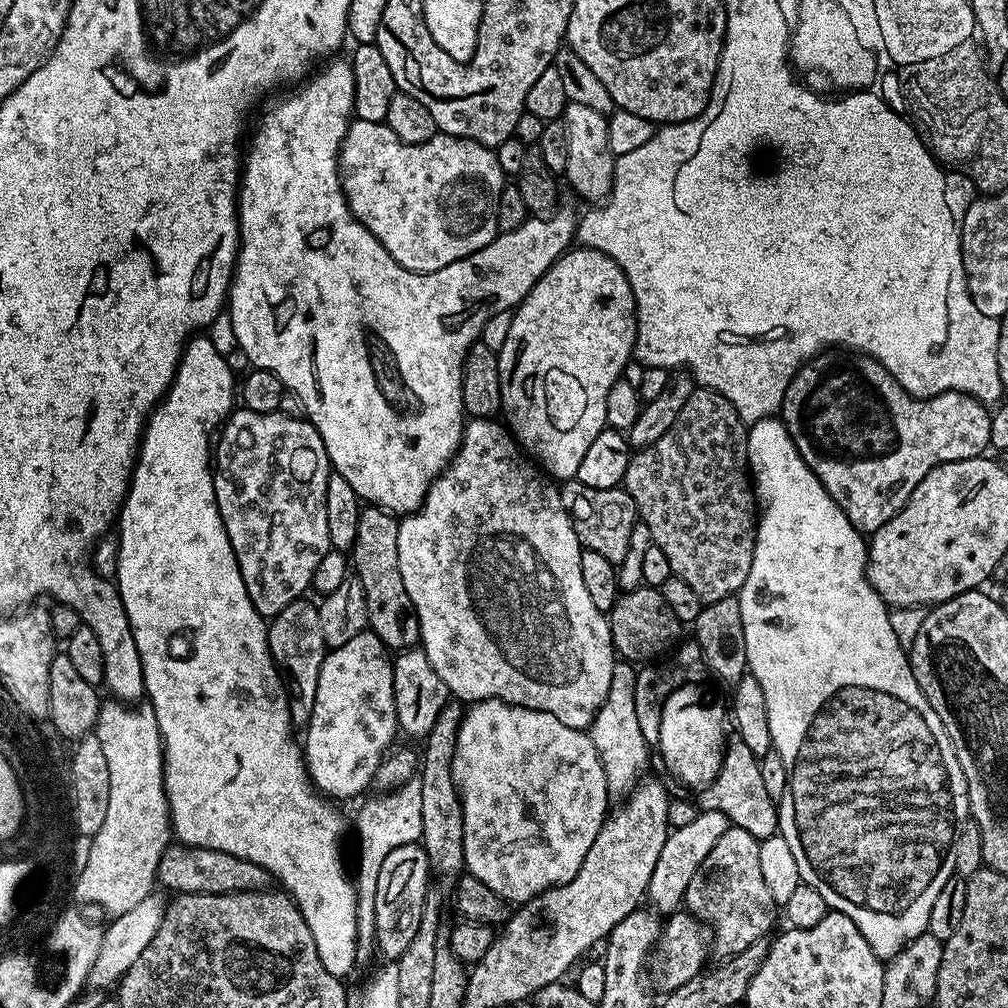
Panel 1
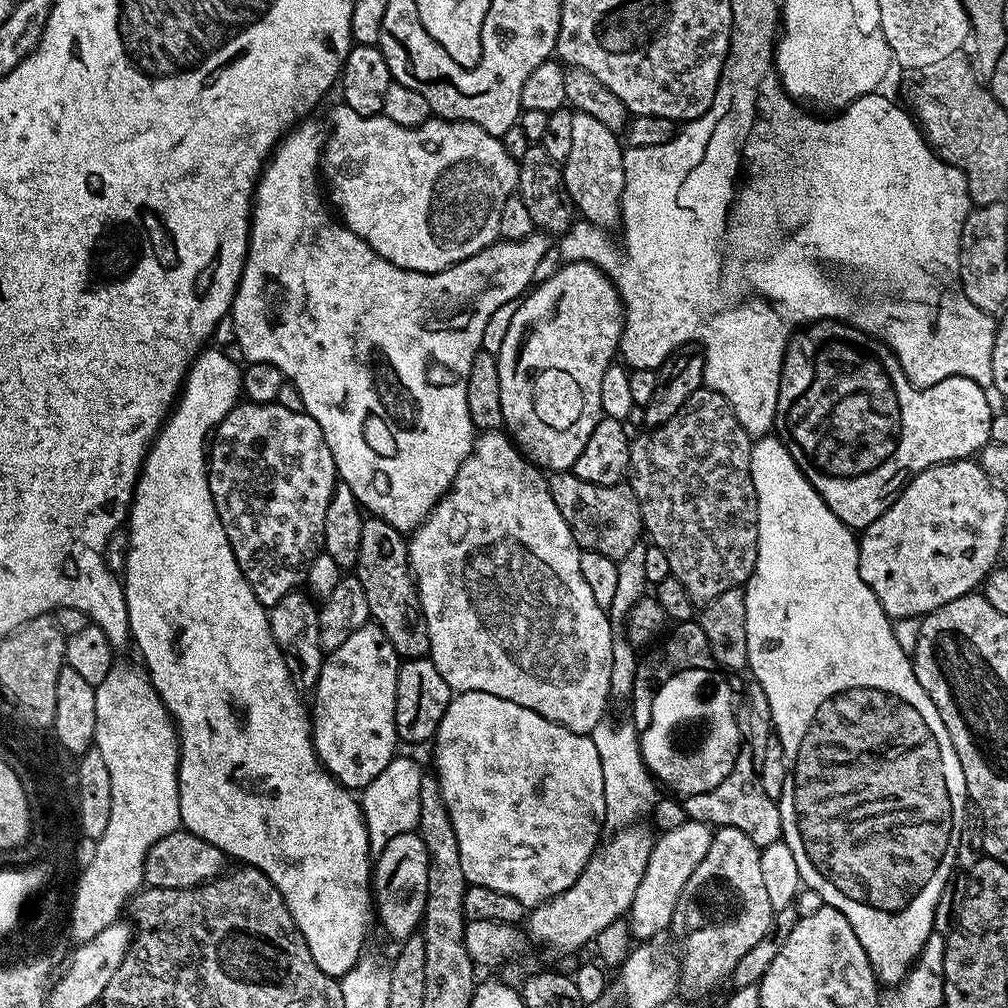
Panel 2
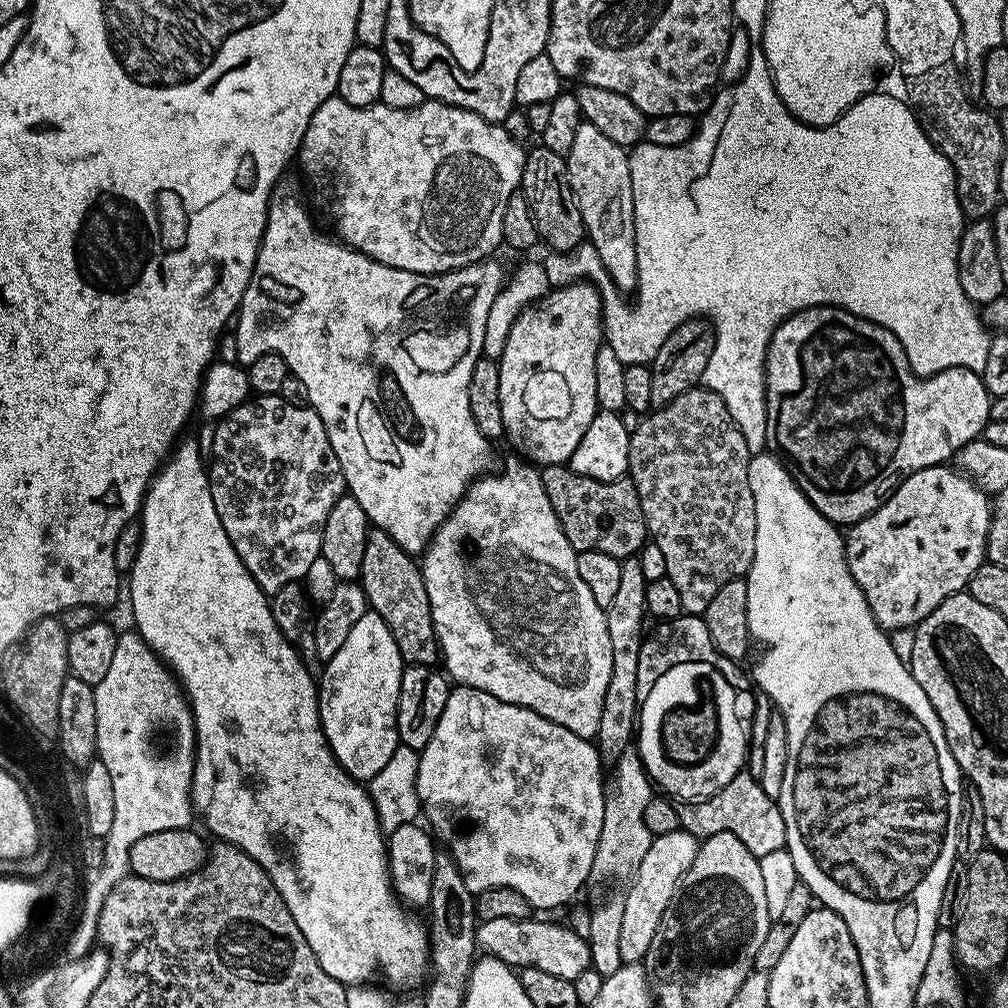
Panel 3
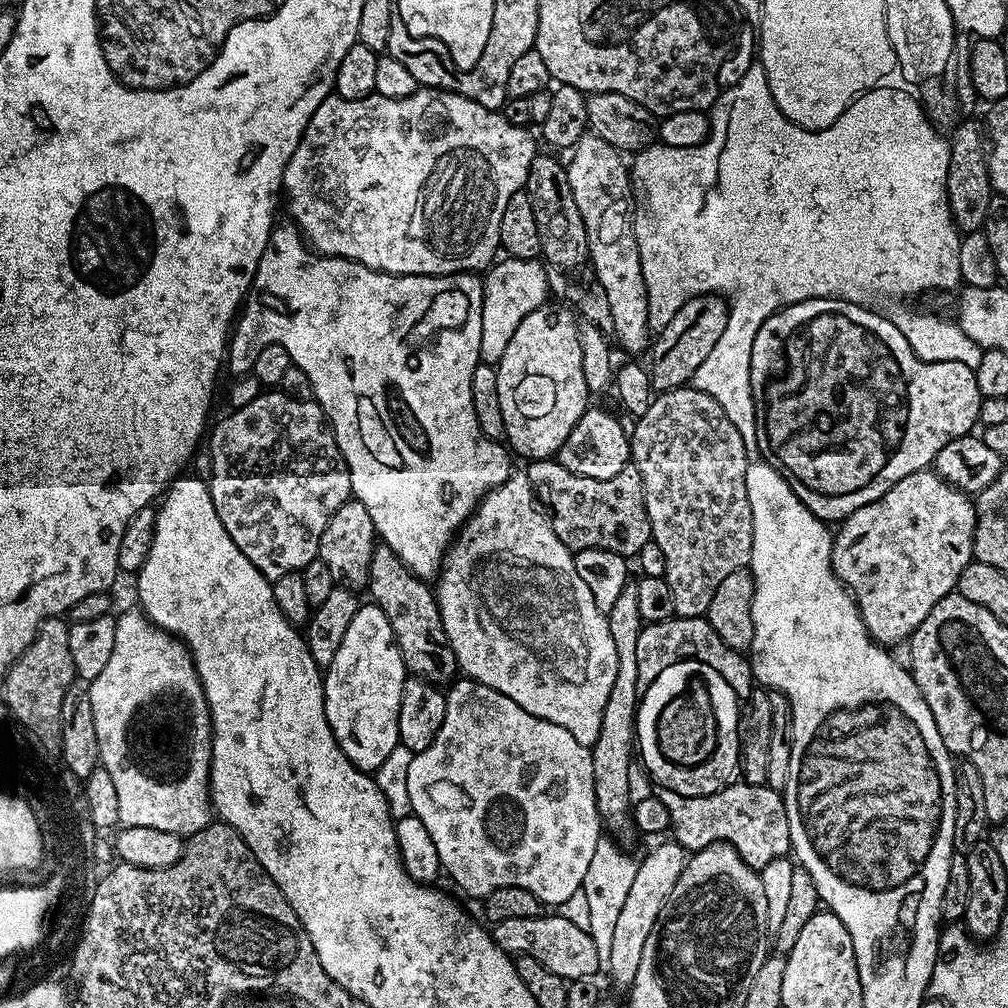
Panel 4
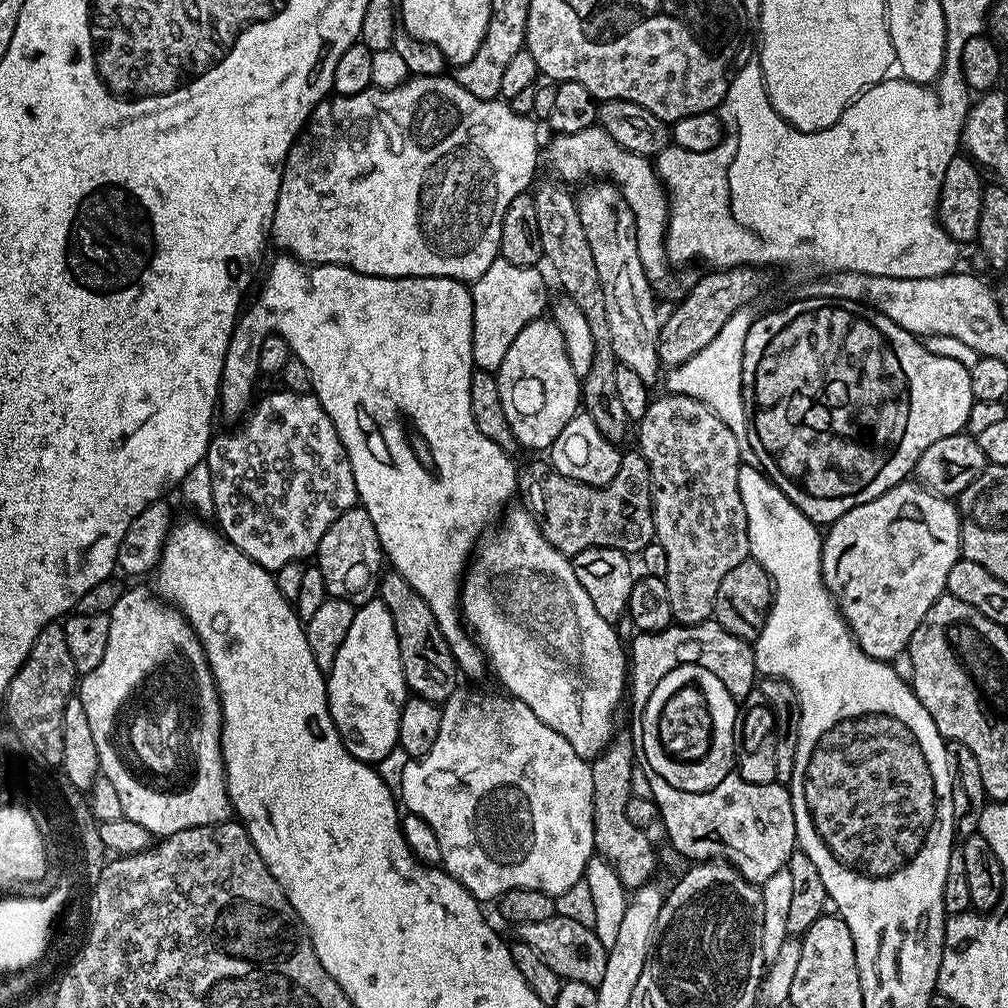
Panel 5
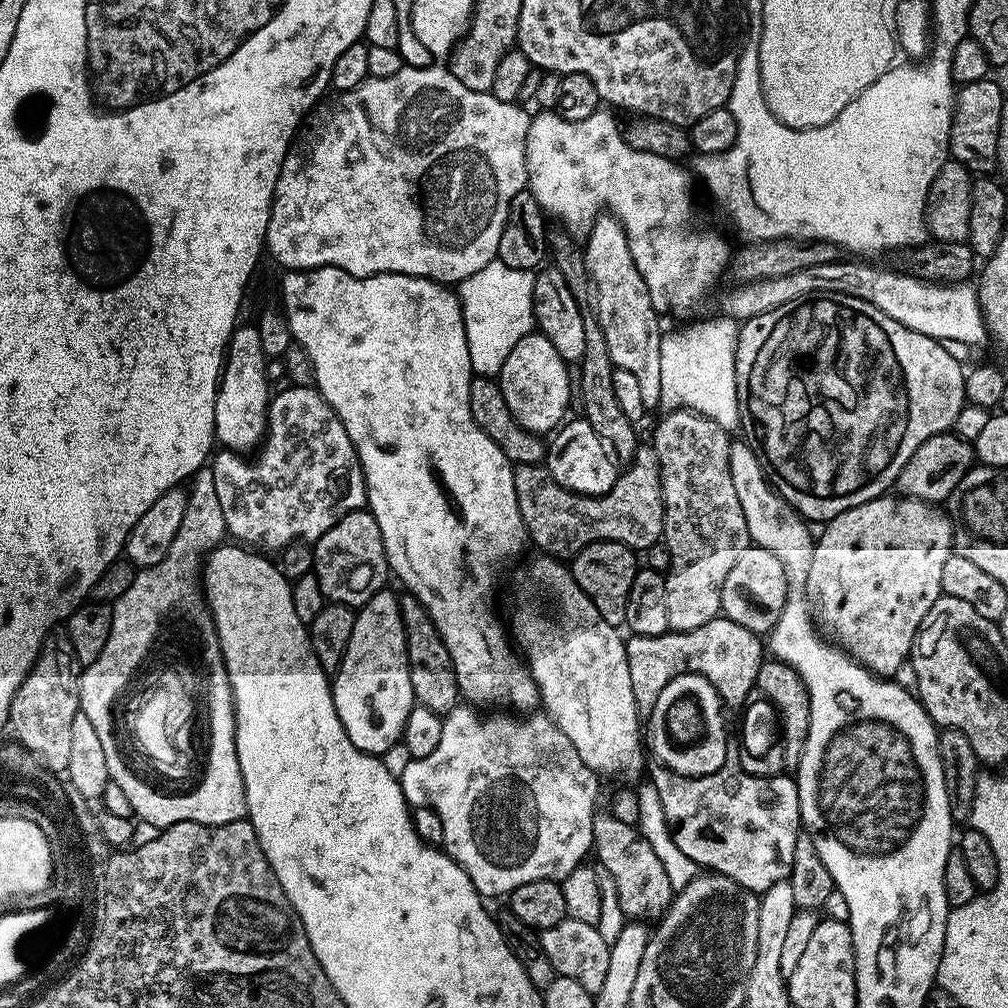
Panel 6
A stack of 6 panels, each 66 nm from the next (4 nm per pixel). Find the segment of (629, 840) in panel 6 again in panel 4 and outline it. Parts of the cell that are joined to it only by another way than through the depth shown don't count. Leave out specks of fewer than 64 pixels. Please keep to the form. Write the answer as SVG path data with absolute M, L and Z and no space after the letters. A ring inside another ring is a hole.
M629 582L618 594L614 610L606 613L610 626L610 638L614 638L614 651L618 653L618 674L610 698L606 698L606 710L602 710L602 727L598 738L590 746L594 766L594 798L598 806L601 825L609 833L631 831L633 827L633 803L630 794L630 766L634 762L636 742L636 712L639 710L642 690L638 686L638 634L643 630L644 619L638 614L638 590Z

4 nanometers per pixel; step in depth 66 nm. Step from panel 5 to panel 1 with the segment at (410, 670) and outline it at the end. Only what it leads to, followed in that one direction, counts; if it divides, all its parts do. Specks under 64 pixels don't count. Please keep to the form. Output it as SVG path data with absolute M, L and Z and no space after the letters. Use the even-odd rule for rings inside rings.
M364 506L358 518L358 535L350 550L350 560L354 565L354 576L362 582L366 594L366 614L368 628L389 650L415 648L420 644L420 623L406 594L402 582L402 570L398 570L398 530L400 520L387 508Z

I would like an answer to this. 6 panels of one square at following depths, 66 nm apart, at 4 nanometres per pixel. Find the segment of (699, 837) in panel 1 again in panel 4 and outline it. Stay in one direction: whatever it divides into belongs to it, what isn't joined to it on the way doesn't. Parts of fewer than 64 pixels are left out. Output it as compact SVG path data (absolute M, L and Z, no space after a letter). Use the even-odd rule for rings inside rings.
M675 842L658 845L645 860L639 861L611 943L610 966L606 972L614 983L630 986L634 982L634 974L638 974L638 966L642 963L642 946L646 946L646 938L650 938L650 930L654 930L654 922L658 922L658 914L670 898L670 890L674 890L685 863L686 849Z

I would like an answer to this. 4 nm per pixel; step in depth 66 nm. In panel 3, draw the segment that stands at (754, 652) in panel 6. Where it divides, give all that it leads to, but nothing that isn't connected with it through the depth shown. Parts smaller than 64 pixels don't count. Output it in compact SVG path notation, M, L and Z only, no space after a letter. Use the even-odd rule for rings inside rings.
M681 614L672 620L666 620L655 625L656 629L649 631L645 635L638 654L638 694L643 698L654 686L659 675L671 669L673 665L678 665L683 661L694 660L715 660L712 665L715 670L721 672L722 676L730 682L730 686L737 690L743 690L750 684L750 676L747 671L740 669L741 665L730 658L716 658L718 649L710 638L710 630L706 626L703 615Z

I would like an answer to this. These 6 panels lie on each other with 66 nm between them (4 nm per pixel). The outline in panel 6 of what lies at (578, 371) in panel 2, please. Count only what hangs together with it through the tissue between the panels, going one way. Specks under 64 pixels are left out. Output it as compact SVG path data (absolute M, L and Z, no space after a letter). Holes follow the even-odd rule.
M533 330L510 350L498 375L500 393L504 395L504 401L512 417L527 432L545 434L544 432L549 431L548 433L551 433L559 428L565 417L569 415L568 403L574 400L574 382L572 378L571 380L568 378L568 368L569 365L560 357L558 350L554 350L554 342L550 342L550 338L546 338L538 330Z

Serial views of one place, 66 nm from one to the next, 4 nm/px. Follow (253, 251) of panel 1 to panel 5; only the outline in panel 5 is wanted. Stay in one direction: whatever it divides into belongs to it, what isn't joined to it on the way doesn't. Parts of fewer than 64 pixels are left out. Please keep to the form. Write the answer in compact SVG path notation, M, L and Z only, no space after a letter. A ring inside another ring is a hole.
M280 254L280 257L273 262L268 268L268 273L264 276L264 285L260 288L260 297L253 302L252 305L247 305L246 311L237 319L236 328L232 332L230 338L230 346L226 350L226 358L222 366L222 378L220 379L220 395L218 397L218 408L221 413L225 412L230 419L239 421L241 417L249 411L250 401L253 399L252 387L256 384L256 376L260 372L258 366L258 346L262 346L262 342L267 336L277 335L284 339L288 344L291 355L295 359L306 362L306 370L310 370L312 375L312 392L318 397L321 406L326 410L326 414L330 418L330 422L334 422L334 430L338 430L338 438L342 442L342 446L346 450L346 454L350 458L350 466L354 470L354 482L356 483L356 495L359 503L366 510L366 514L370 514L370 522L374 522L374 530L378 530L378 538L380 539L380 548L384 551L385 561L390 565L391 571L402 574L402 578L406 578L406 582L410 582L410 586L414 586L414 590L418 590L418 594L422 594L422 598L426 598L426 606L430 606L430 610L434 610L434 618L438 622L438 626L442 630L442 634L446 638L446 642L450 646L450 650L456 659L457 669L461 673L464 672L468 676L480 676L486 672L486 661L484 653L481 652L479 644L466 631L465 625L462 623L462 613L458 607L460 602L460 590L462 587L462 577L474 555L474 549L480 543L482 537L489 531L491 520L499 521L502 513L505 511L507 502L511 496L517 495L516 491L516 474L518 471L517 465L512 465L513 457L509 453L501 450L494 442L490 442L490 438L486 438L486 434L482 434L478 430L478 426L474 426L474 414L470 414L470 378L474 371L472 361L472 335L474 334L474 308L472 306L472 293L467 283L451 280L445 276L363 276L360 272L350 270L346 266L338 266L337 264L303 264L301 260L295 260L293 256Z

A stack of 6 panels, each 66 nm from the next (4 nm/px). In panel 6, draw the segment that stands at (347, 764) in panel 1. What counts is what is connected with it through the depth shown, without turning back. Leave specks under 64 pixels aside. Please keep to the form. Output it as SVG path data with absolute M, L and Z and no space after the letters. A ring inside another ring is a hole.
M381 590L376 592L356 612L354 630L350 634L350 642L344 651L340 668L330 680L330 702L336 711L336 718L342 722L344 736L371 756L383 757L390 746L401 743L406 718L414 706L412 687L410 686L410 670L406 658L406 638L400 614L397 593Z

